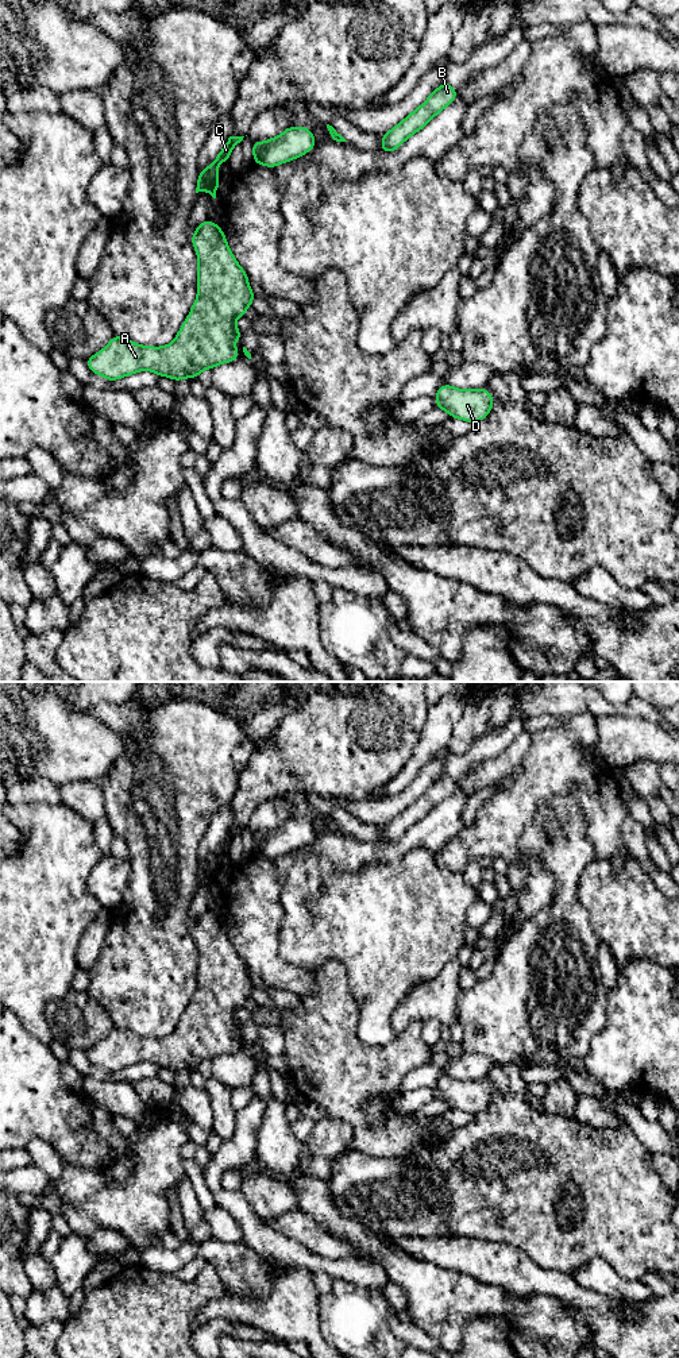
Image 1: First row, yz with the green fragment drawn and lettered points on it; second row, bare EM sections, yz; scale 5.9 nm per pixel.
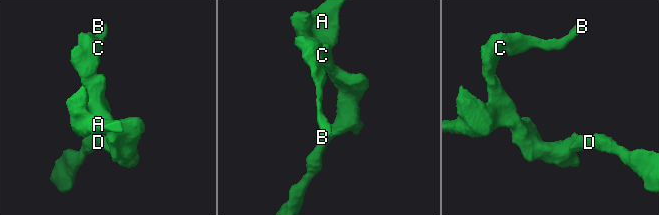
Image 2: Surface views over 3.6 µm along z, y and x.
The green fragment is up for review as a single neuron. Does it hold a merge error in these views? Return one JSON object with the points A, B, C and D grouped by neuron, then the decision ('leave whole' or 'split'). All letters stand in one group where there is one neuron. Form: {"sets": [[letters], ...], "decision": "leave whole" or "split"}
{"sets": [["A", "B", "C", "D"]], "decision": "leave whole"}

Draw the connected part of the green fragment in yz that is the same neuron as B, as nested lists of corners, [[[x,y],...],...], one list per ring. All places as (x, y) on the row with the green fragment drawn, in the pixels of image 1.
[[[448,82],[441,84],[418,108],[389,132],[381,135],[382,146],[379,150],[396,151],[408,138],[424,128],[439,112],[448,107],[456,96],[458,92]]]

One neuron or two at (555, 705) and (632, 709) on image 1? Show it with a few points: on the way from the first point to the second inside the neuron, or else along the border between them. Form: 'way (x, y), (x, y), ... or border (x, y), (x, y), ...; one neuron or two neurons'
way (574, 703), (595, 703), (613, 709); one neuron

